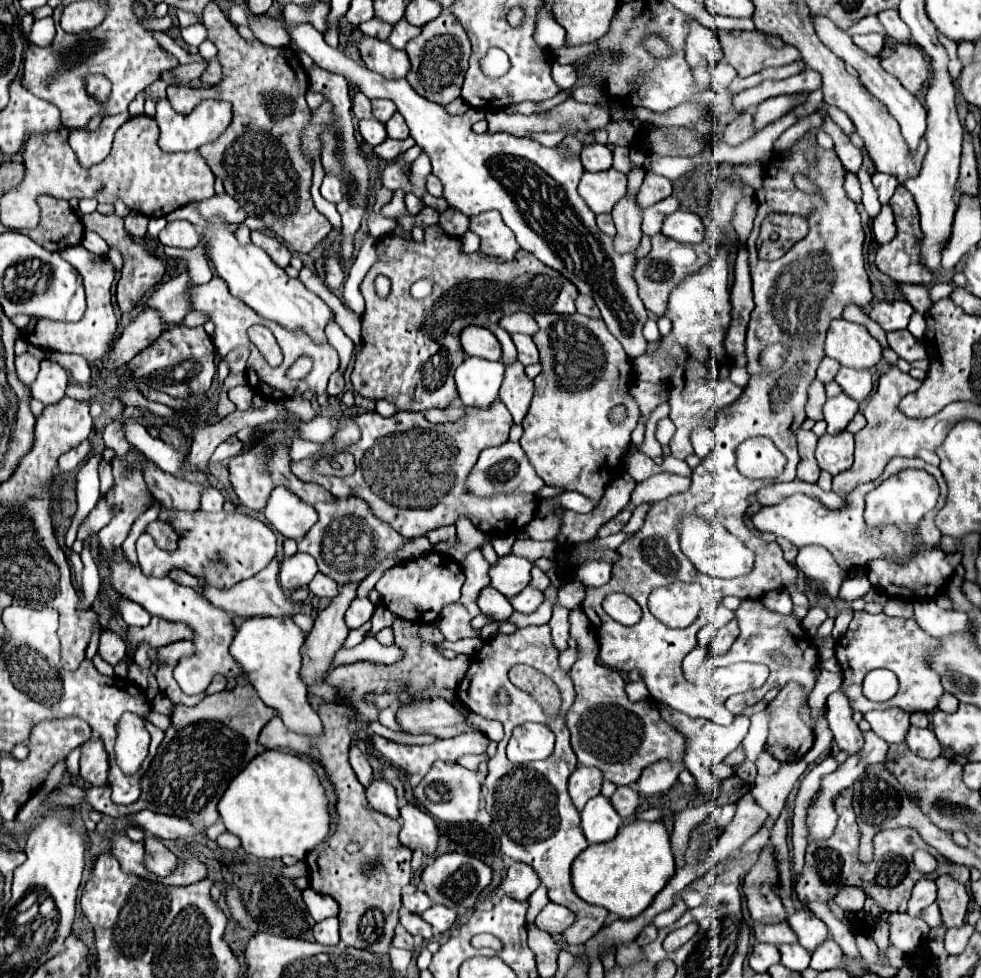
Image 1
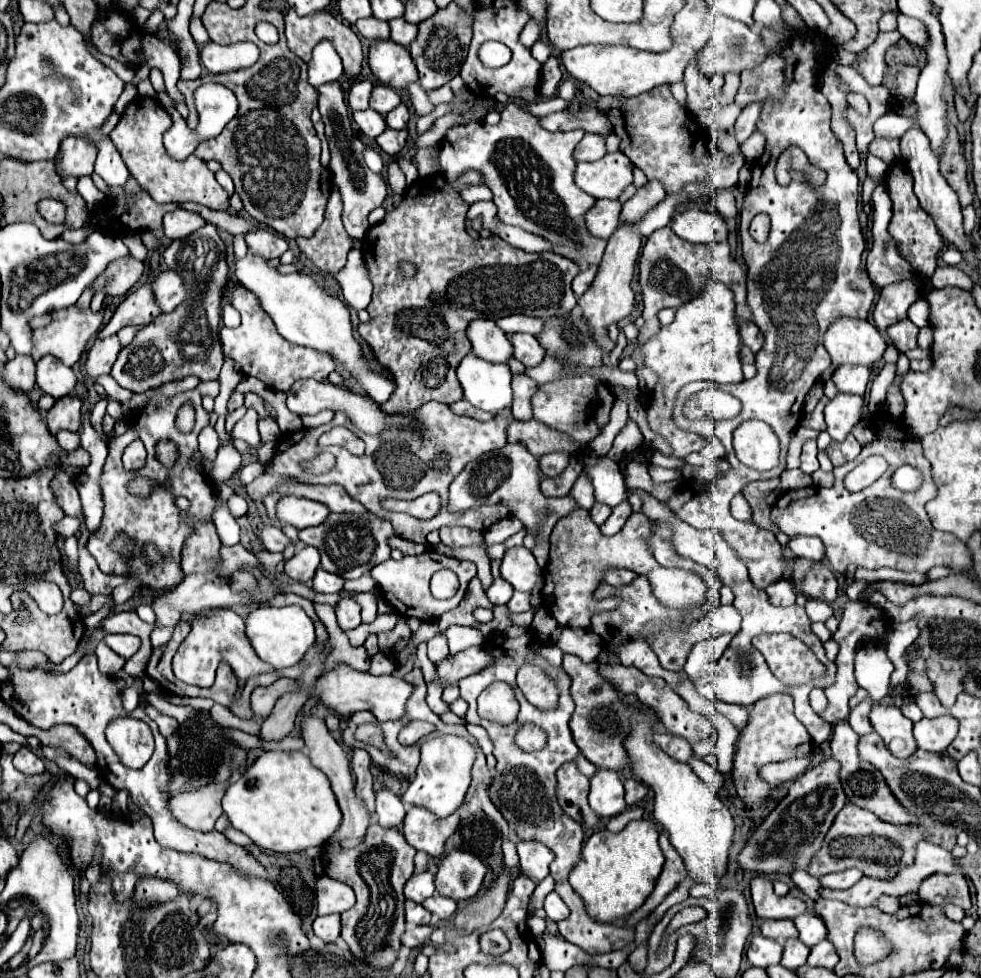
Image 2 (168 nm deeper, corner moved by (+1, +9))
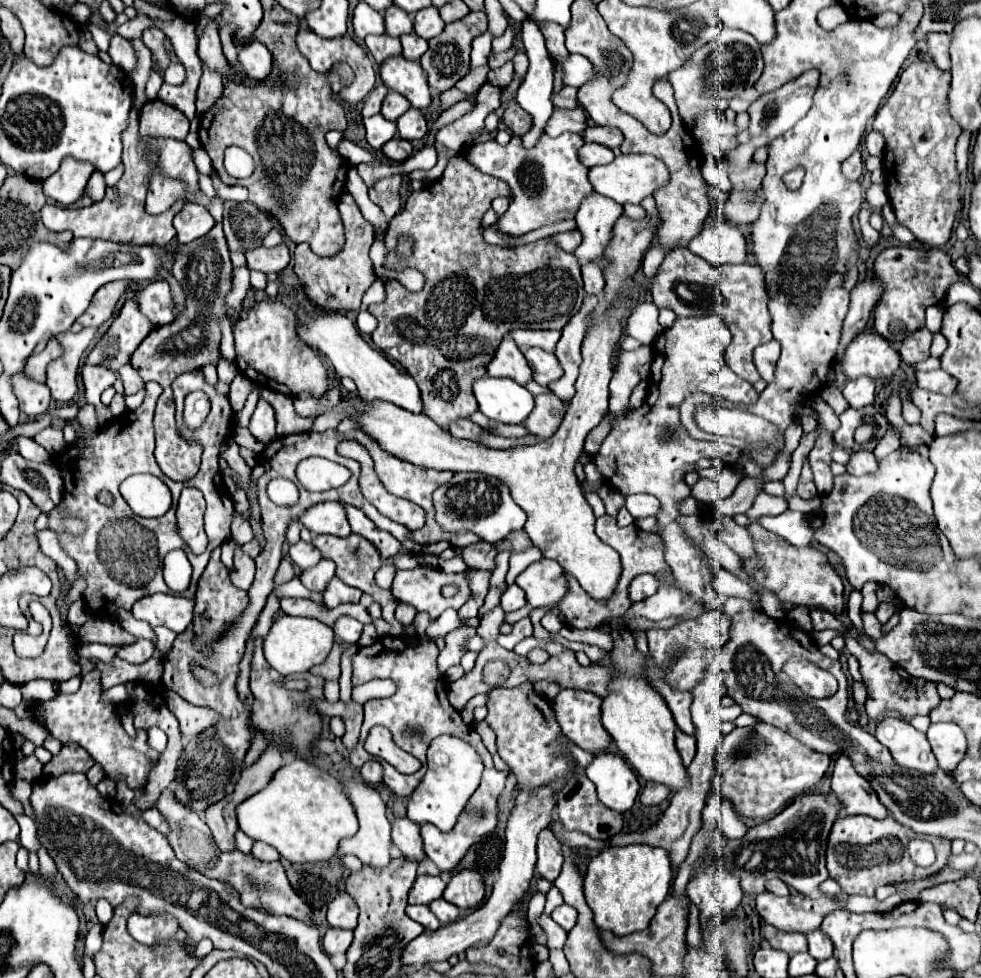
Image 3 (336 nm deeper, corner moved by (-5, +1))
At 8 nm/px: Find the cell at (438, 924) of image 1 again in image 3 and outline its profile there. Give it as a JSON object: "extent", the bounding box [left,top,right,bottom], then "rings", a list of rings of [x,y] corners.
{"extent":[430,898,458,924],"rings":[[[440,898],[440,900],[436,900],[436,902],[432,902],[430,904],[430,910],[436,914],[436,918],[442,922],[442,924],[448,924],[448,922],[454,922],[456,918],[458,918],[458,908],[454,906],[454,904],[450,904],[450,902],[446,902],[444,898]]]}

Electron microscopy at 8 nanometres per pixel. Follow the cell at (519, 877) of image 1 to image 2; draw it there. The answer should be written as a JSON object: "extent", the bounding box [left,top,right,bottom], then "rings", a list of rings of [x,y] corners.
{"extent":[516,842,554,882],"rings":[[[518,842],[516,848],[518,848],[518,856],[520,856],[520,868],[526,870],[530,878],[540,882],[550,874],[548,866],[554,860],[552,850],[548,850],[540,842]]]}

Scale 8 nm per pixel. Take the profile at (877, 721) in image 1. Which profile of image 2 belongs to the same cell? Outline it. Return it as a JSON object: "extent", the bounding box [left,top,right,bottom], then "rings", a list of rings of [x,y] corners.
{"extent":[870,706,918,758],"rings":[[[874,706],[870,712],[870,722],[876,734],[882,736],[886,748],[896,758],[908,758],[918,750],[912,734],[912,722],[900,712],[900,708],[880,708]]]}

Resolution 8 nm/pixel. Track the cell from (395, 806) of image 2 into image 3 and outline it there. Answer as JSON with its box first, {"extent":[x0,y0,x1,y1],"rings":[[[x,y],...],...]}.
{"extent":[392,816,424,860],"rings":[[[398,816],[392,820],[392,844],[410,860],[422,860],[424,850],[422,850],[422,838],[420,838],[420,826],[408,820],[406,816]]]}

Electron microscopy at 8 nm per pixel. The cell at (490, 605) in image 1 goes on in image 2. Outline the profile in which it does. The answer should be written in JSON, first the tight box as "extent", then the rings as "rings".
{"extent":[486,578,514,606],"rings":[[[496,578],[496,580],[492,582],[492,586],[488,588],[486,594],[488,594],[488,598],[490,598],[492,604],[500,606],[500,604],[506,604],[506,602],[512,598],[512,592],[514,592],[512,584],[508,584],[504,578]]]}

